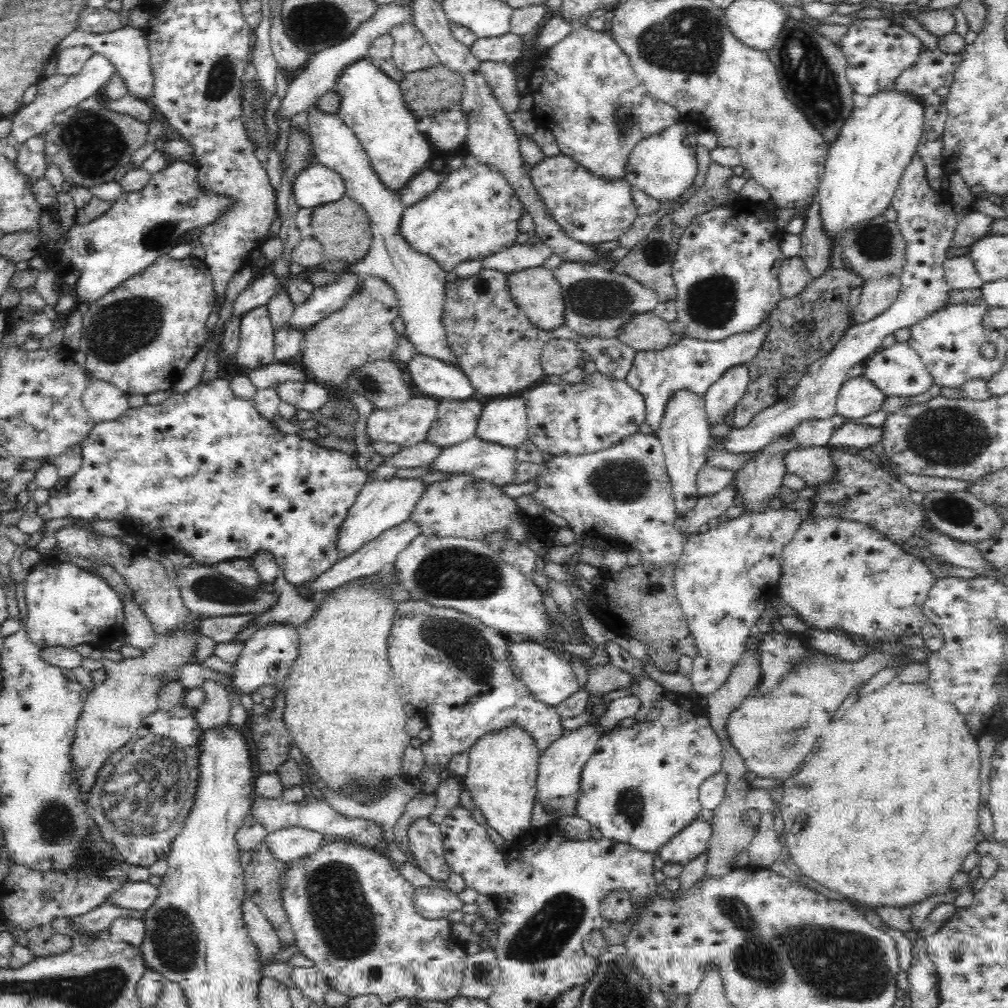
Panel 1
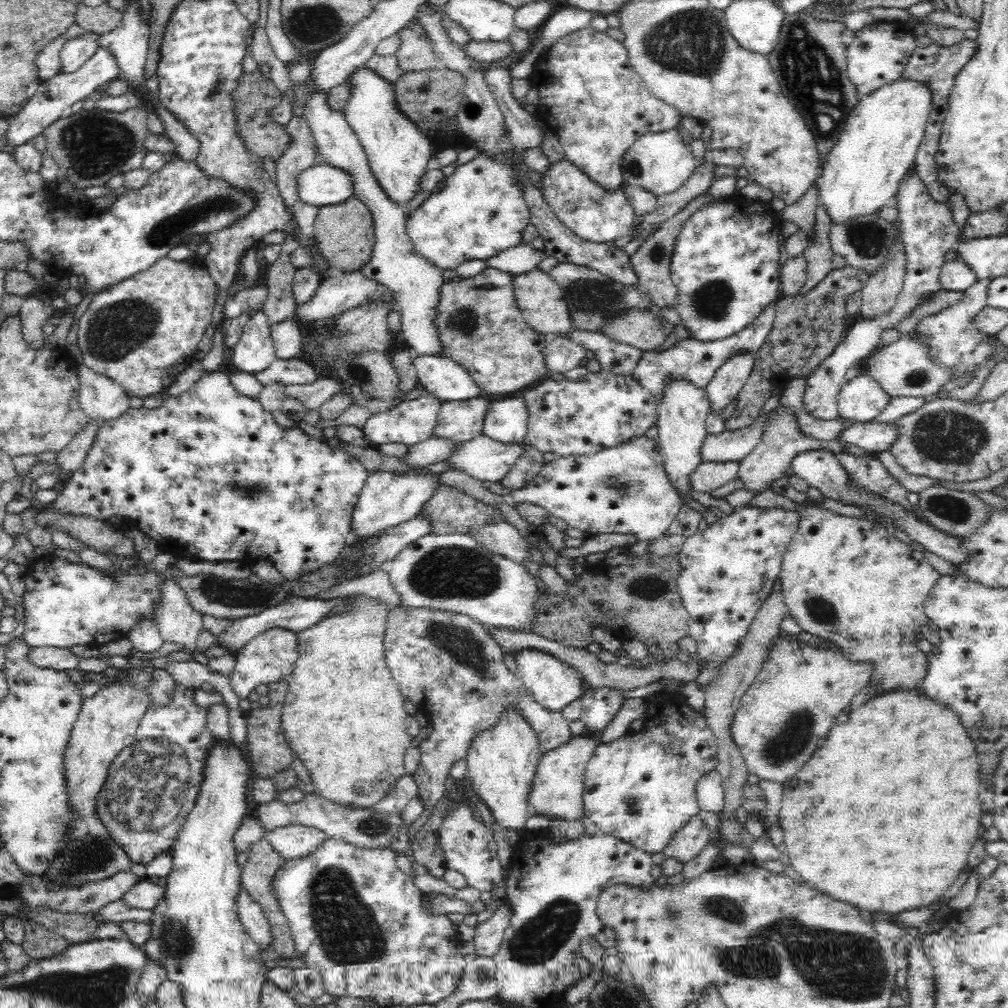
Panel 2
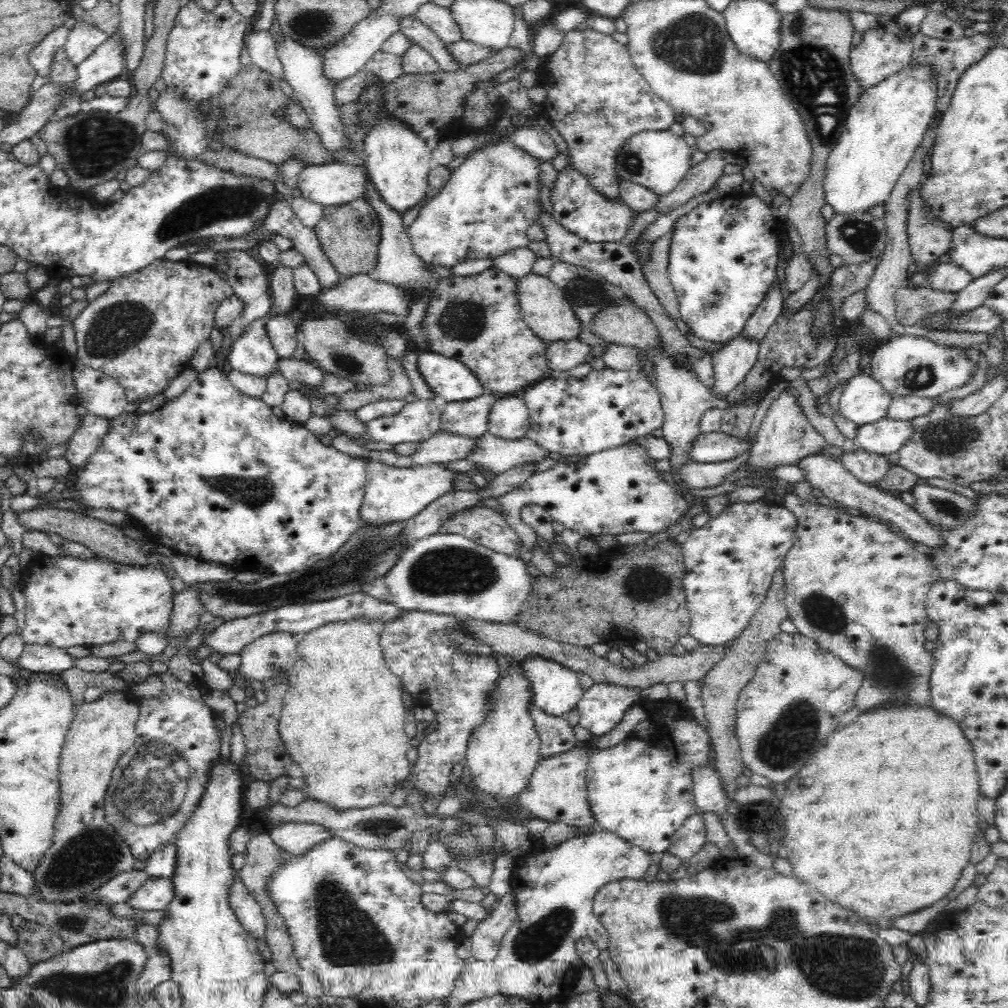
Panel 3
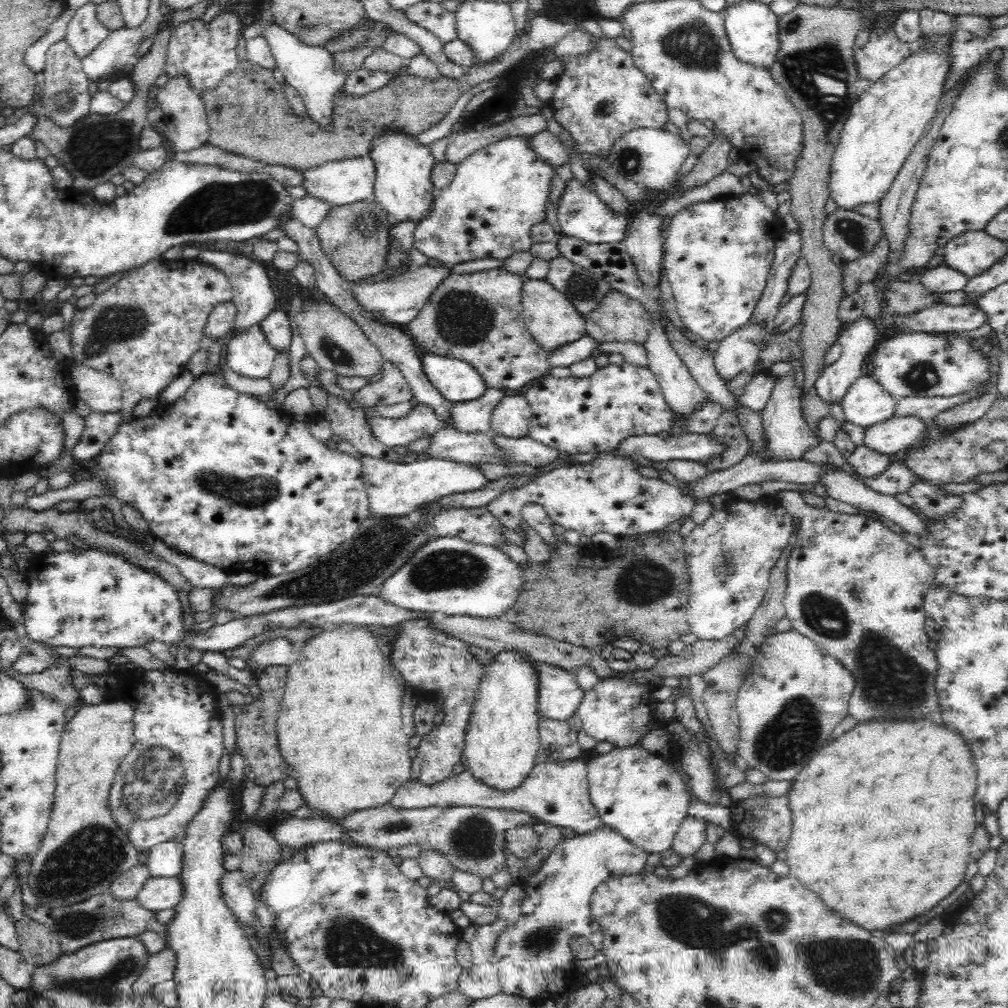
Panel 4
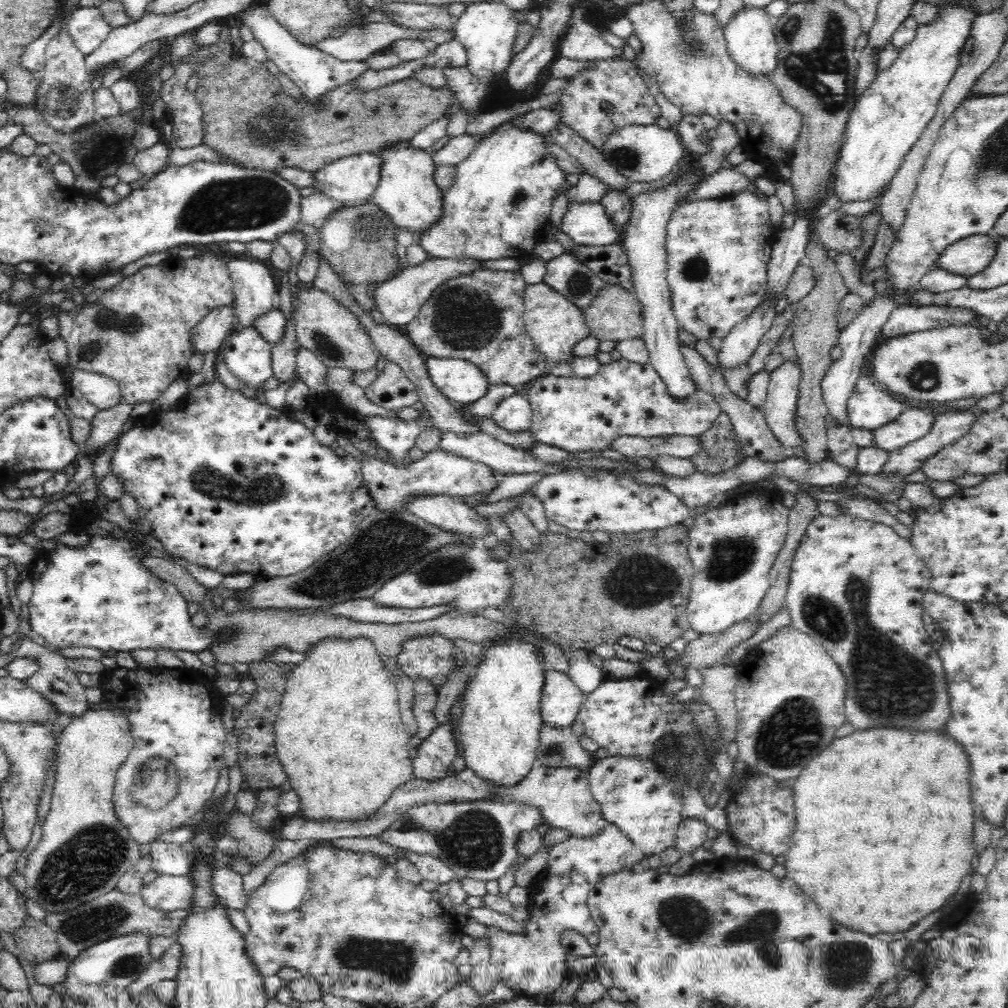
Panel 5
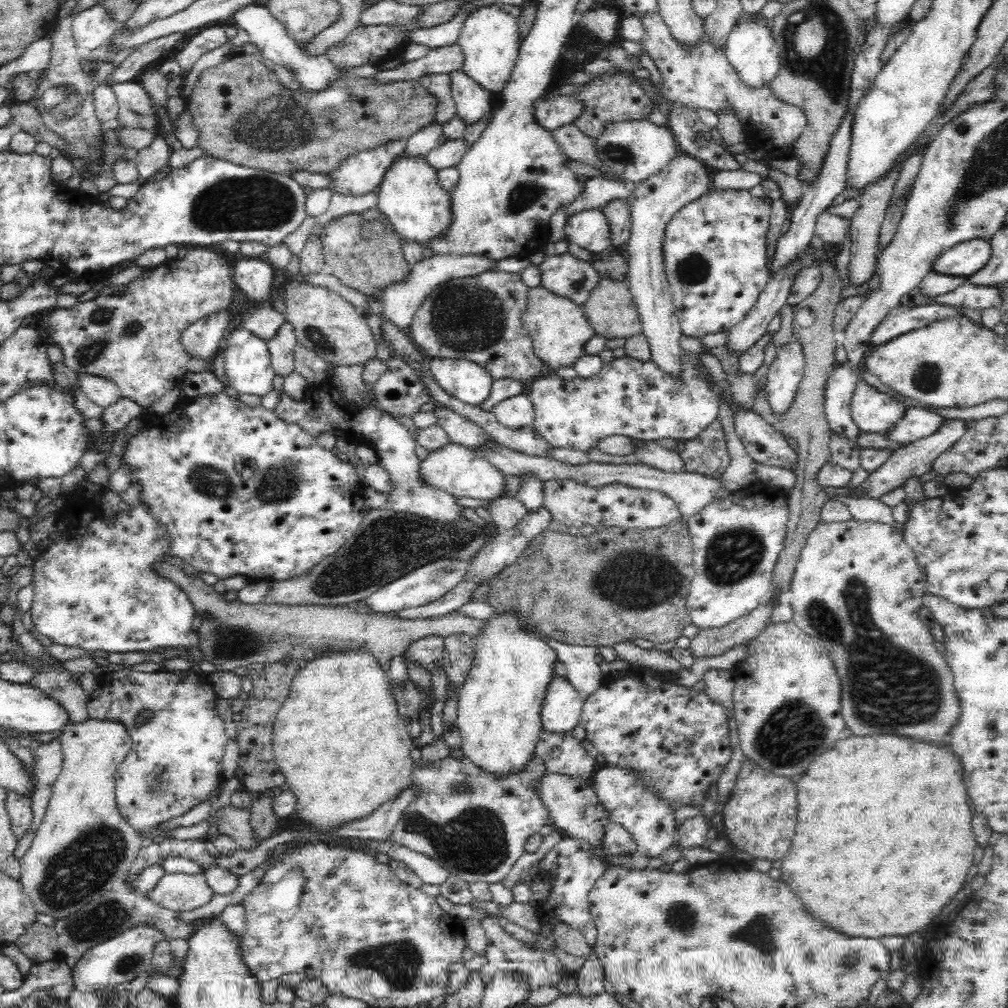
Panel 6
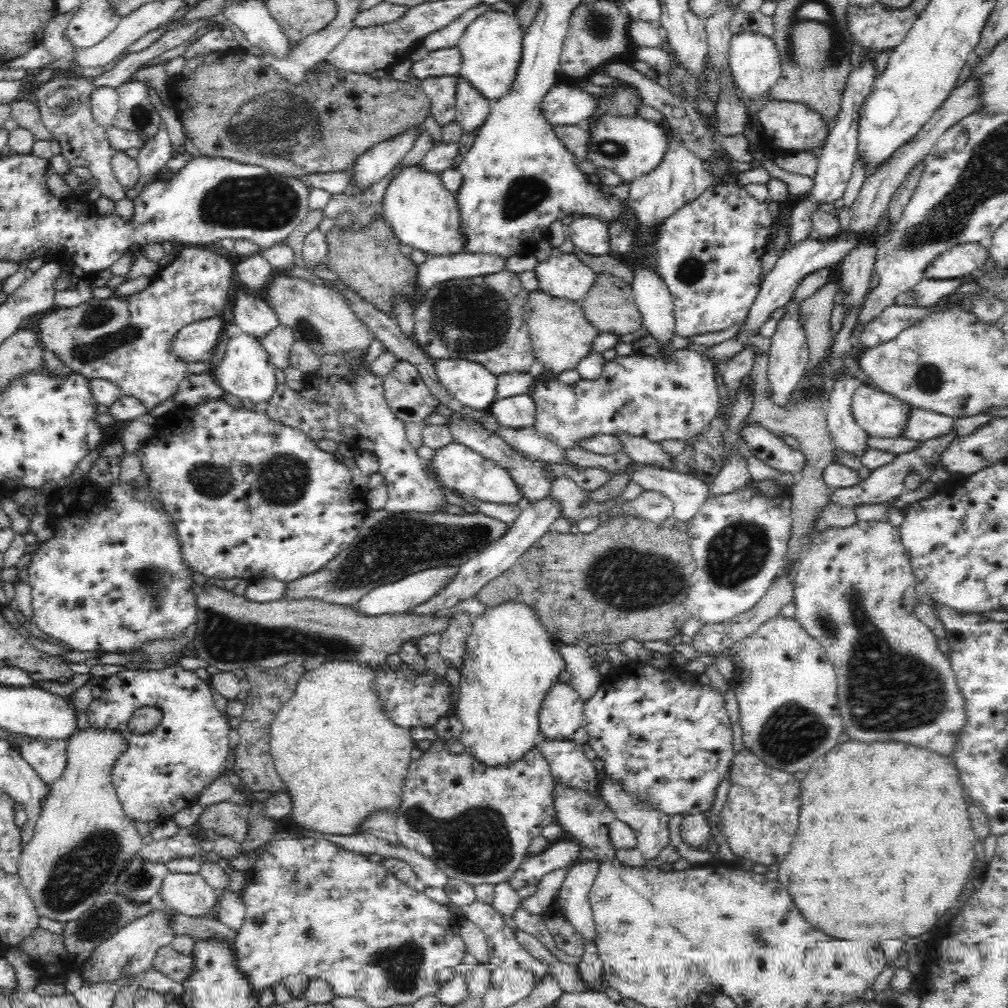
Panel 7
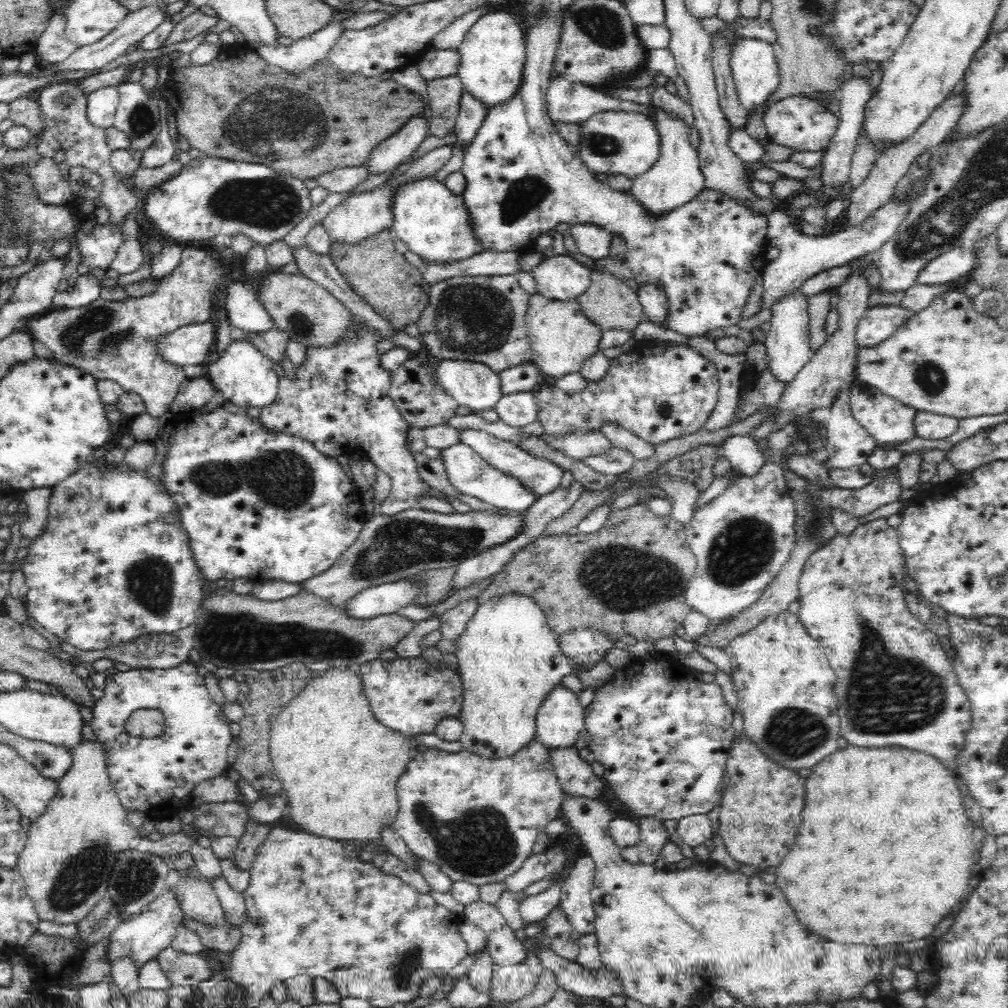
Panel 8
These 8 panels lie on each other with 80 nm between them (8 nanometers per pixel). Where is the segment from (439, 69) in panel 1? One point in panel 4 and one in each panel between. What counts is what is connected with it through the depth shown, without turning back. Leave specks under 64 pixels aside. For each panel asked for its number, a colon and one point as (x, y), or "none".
2: (427, 97)
3: (425, 102)
4: (248, 113)

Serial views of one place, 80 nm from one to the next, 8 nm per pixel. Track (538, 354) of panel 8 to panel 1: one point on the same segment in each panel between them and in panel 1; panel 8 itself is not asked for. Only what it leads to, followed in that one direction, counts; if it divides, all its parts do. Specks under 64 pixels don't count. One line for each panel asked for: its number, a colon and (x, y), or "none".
1: (535, 291)
2: (540, 298)
3: (544, 307)
4: (553, 320)
5: (555, 324)
6: (559, 329)
7: (561, 336)

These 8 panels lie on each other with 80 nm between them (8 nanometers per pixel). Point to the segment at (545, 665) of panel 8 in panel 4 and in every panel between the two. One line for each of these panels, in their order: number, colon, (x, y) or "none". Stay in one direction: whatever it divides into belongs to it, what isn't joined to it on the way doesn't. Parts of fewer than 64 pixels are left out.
4: (502, 741)
5: (499, 728)
6: (499, 705)
7: (511, 662)

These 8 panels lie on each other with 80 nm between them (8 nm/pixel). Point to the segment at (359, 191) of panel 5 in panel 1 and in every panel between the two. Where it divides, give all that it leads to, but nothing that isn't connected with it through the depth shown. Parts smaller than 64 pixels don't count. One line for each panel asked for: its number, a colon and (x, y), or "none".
1: (312, 187)
2: (321, 185)
3: (330, 184)
4: (338, 183)

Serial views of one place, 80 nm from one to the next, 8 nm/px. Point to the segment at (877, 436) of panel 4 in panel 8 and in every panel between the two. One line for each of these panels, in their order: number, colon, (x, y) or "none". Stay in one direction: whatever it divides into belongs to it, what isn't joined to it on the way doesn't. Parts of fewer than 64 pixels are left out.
5: (910, 425)
6: (917, 423)
7: (922, 425)
8: (928, 425)

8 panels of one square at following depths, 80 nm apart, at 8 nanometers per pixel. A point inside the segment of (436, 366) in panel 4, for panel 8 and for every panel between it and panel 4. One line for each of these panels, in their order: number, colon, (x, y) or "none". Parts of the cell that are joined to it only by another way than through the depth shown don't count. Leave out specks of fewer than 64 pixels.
5: (461, 382)
6: (467, 382)
7: (472, 385)
8: (473, 385)

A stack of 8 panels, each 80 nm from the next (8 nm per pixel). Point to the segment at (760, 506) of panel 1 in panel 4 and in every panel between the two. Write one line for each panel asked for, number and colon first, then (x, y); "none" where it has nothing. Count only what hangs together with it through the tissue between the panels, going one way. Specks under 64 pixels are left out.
2: (770, 460)
3: (785, 436)
4: (787, 436)

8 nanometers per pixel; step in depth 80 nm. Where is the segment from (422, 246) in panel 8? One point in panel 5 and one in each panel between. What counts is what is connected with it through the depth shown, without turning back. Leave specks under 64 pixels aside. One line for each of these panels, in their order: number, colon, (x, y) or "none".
5: (406, 192)
6: (409, 195)
7: (423, 214)

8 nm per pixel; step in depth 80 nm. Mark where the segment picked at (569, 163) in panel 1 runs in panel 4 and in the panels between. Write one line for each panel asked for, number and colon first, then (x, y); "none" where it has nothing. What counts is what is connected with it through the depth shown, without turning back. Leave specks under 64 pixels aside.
2: (596, 214)
3: (576, 204)
4: (580, 213)

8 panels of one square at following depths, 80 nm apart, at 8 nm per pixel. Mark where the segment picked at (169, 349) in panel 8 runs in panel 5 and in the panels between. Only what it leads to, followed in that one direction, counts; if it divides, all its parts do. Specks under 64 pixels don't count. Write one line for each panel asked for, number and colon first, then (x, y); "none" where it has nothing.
5: (213, 330)
6: (204, 341)
7: (194, 343)

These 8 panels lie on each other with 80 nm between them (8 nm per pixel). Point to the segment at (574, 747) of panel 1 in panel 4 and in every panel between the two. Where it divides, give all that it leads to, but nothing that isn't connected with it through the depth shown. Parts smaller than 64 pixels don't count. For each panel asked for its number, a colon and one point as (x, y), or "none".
2: (557, 789)
3: (557, 792)
4: (557, 792)

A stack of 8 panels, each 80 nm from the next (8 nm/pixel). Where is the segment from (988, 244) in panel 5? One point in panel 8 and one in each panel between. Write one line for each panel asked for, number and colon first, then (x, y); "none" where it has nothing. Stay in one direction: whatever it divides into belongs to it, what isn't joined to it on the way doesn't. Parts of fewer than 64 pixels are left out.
6: (964, 259)
7: (963, 259)
8: (948, 267)

